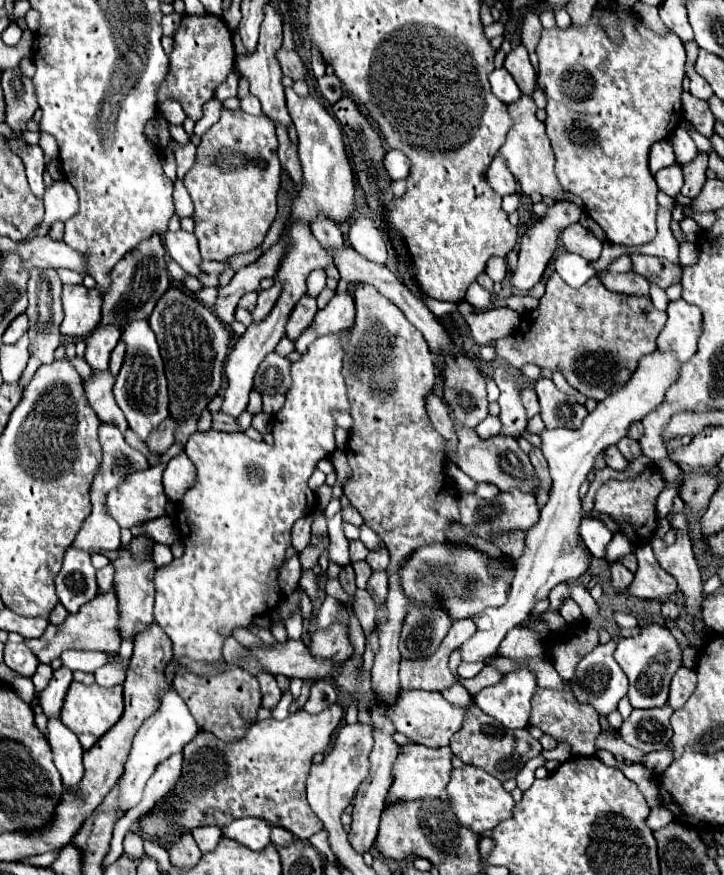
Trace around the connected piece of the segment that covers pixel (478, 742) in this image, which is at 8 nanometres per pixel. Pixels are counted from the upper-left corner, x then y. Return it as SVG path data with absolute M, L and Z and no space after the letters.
M469 707L461 729L451 737L451 751L463 763L479 767L489 775L497 777L499 781L507 781L507 779L515 779L515 775L521 771L521 765L525 765L525 761L541 753L541 745L525 729L509 731L497 719L483 713L479 707Z

